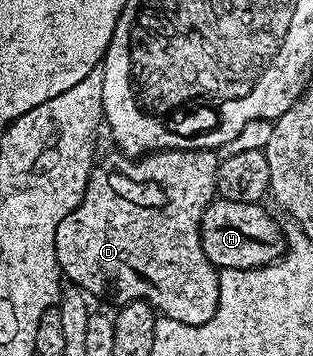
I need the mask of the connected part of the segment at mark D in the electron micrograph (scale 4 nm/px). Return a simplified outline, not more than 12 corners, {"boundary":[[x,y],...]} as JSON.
{"boundary":[[211,149],[94,164],[55,231],[90,298],[215,315]]}

